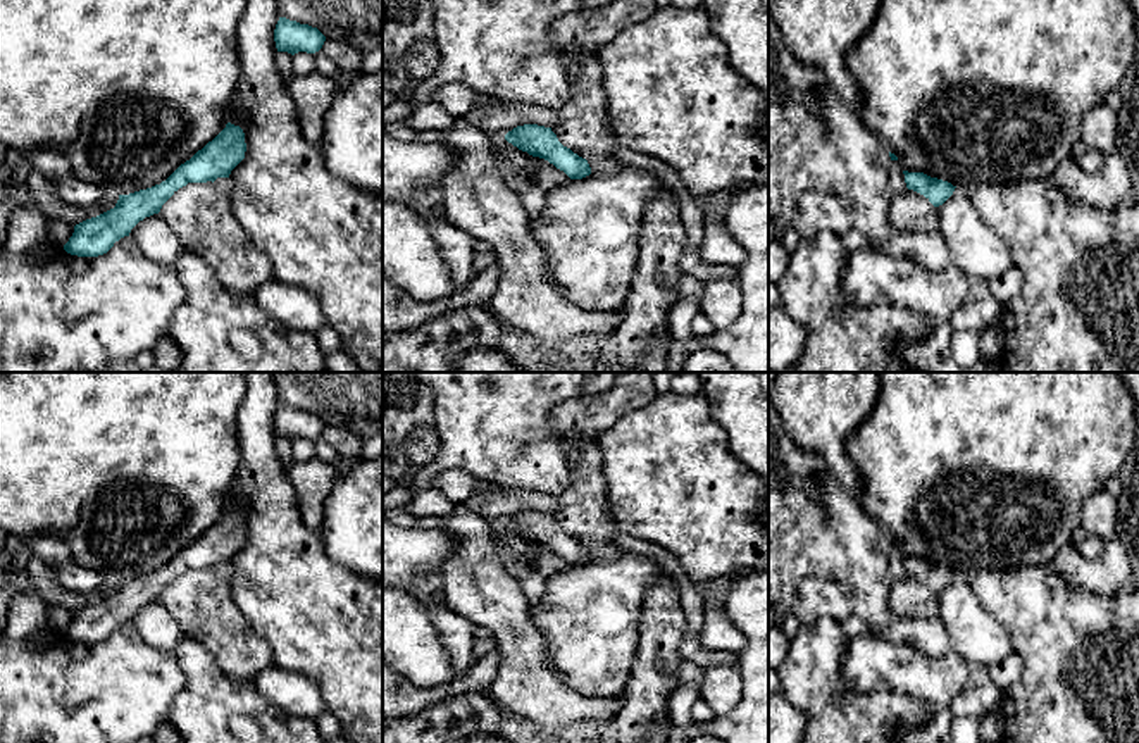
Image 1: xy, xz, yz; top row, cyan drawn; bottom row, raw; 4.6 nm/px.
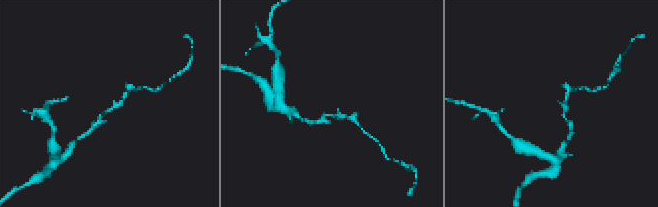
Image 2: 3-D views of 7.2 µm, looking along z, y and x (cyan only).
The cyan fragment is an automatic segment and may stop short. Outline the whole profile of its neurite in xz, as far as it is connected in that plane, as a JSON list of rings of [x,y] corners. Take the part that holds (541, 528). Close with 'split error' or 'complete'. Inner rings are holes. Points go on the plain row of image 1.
[[[538,510],[517,512],[505,521],[505,526],[532,543],[548,546],[570,565],[582,565],[591,560],[588,546],[563,533],[551,514]]] | complete

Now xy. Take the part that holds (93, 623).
[[[231,509],[190,546],[181,550],[165,567],[129,581],[119,581],[114,595],[74,612],[64,636],[78,643],[107,640],[115,627],[129,622],[131,615],[153,600],[188,569],[207,569],[229,564],[245,545],[246,529],[240,512]]] | complete

